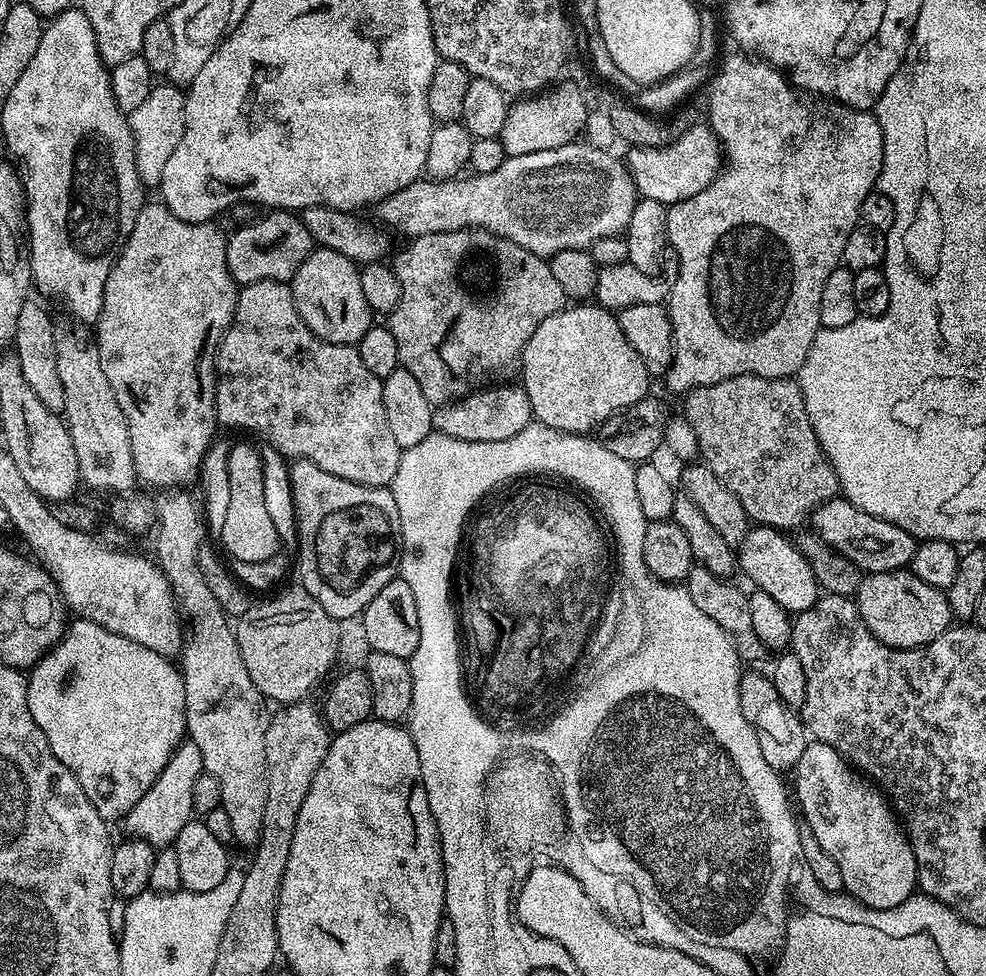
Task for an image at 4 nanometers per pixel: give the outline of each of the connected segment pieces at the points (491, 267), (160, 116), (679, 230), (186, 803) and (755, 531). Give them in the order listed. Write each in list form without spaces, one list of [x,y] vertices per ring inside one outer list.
[[[471,226],[458,228],[453,232],[417,236],[405,244],[408,245],[390,260],[394,274],[398,274],[398,286],[402,286],[402,298],[398,298],[398,306],[394,306],[394,310],[386,320],[386,327],[394,334],[394,342],[398,342],[400,367],[414,374],[418,386],[422,386],[422,394],[426,394],[426,398],[434,406],[450,404],[453,400],[461,400],[463,396],[478,392],[482,388],[491,388],[501,382],[511,381],[515,377],[512,375],[517,375],[520,355],[524,353],[526,342],[530,342],[530,334],[534,334],[534,330],[538,330],[538,326],[542,326],[546,318],[563,311],[568,300],[562,286],[555,281],[545,257],[530,254],[530,250],[522,250],[522,246],[514,242],[503,240],[501,236],[494,236],[491,232],[477,230]]]
[[[171,82],[153,83],[150,95],[128,116],[128,125],[132,127],[134,138],[134,158],[138,166],[140,183],[145,186],[159,185],[162,170],[166,170],[166,162],[170,154],[174,154],[174,146],[182,142],[182,134],[186,126],[186,95],[183,87]]]
[[[752,54],[744,55],[746,56],[730,57],[725,62],[724,69],[711,77],[706,88],[706,123],[720,141],[726,167],[714,178],[714,182],[710,182],[710,186],[706,186],[706,190],[668,208],[668,243],[671,251],[676,251],[680,269],[676,272],[676,281],[671,281],[666,301],[674,342],[672,365],[667,370],[666,381],[668,380],[670,391],[681,394],[735,376],[764,376],[767,380],[779,380],[795,377],[799,373],[802,362],[806,362],[806,354],[810,354],[810,346],[821,329],[818,306],[822,302],[822,286],[826,286],[826,278],[830,278],[830,274],[834,274],[834,270],[841,267],[846,238],[850,238],[850,234],[858,226],[862,202],[866,199],[866,194],[870,194],[877,187],[882,170],[884,139],[880,124],[871,111],[863,112],[839,104],[837,100],[829,100],[826,96],[808,92],[805,88],[797,88],[781,69],[775,68],[767,60]]]
[[[181,742],[174,750],[170,762],[166,762],[166,770],[158,774],[150,790],[146,790],[142,798],[138,798],[138,806],[134,806],[134,810],[130,810],[124,817],[123,827],[128,827],[133,837],[146,841],[157,850],[175,845],[182,826],[186,826],[193,819],[194,782],[198,779],[198,774],[203,772],[204,763],[198,746],[191,742]]]
[[[749,527],[738,549],[738,568],[756,583],[759,591],[770,594],[774,602],[779,602],[789,614],[795,614],[810,610],[810,606],[820,599],[822,589],[814,578],[814,570],[810,570],[810,562],[806,562],[799,547],[784,536],[787,535],[778,528]]]

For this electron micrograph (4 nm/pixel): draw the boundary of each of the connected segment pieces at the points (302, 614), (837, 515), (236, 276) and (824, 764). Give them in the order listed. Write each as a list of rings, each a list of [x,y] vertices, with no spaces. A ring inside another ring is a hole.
[[[295,586],[289,592],[276,596],[273,600],[264,600],[253,608],[248,608],[240,616],[240,621],[235,621],[234,631],[238,650],[242,654],[242,662],[246,662],[246,674],[250,674],[250,682],[258,686],[264,695],[265,701],[277,700],[277,705],[295,704],[296,701],[305,699],[308,691],[327,674],[340,652],[341,625],[322,606],[318,606],[315,598],[304,591],[303,587]]]
[[[837,498],[816,509],[811,523],[816,524],[815,535],[823,538],[827,544],[834,546],[850,562],[857,564],[861,573],[899,572],[911,565],[916,553],[917,539],[911,536],[902,526],[894,526],[882,518],[874,518],[874,514],[866,514],[866,510],[858,510],[848,500]]]
[[[268,210],[254,222],[242,224],[233,227],[233,229],[232,236],[230,232],[227,237],[226,262],[233,280],[240,286],[263,280],[291,281],[298,266],[302,266],[302,262],[306,262],[306,258],[312,253],[314,247],[310,232],[306,230],[301,217],[292,210]]]
[[[810,742],[806,750],[802,750],[802,758],[798,758],[794,775],[794,798],[800,802],[799,815],[802,820],[804,815],[803,823],[818,840],[818,846],[822,846],[822,850],[826,850],[826,854],[838,862],[838,870],[842,870],[844,892],[852,895],[853,901],[865,904],[868,908],[877,908],[879,912],[902,906],[902,902],[910,899],[918,888],[914,850],[883,791],[853,768],[842,754],[838,754],[838,750],[834,750],[834,746],[815,742]]]

